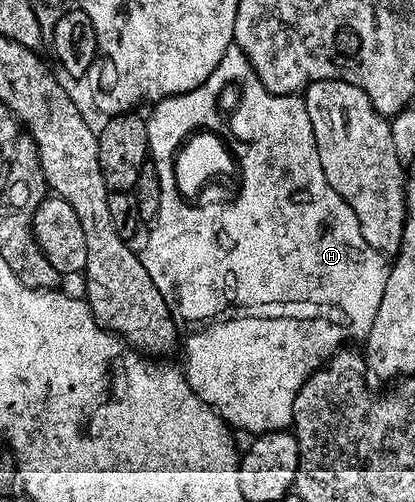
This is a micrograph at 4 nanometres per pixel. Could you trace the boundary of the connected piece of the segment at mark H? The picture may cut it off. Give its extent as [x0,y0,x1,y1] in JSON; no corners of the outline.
[139,50,387,434]

